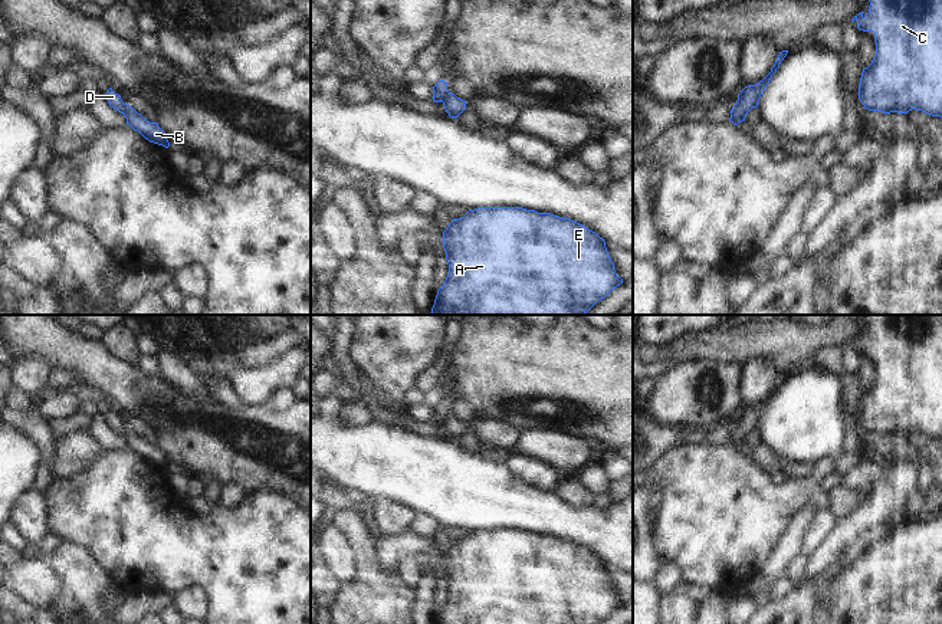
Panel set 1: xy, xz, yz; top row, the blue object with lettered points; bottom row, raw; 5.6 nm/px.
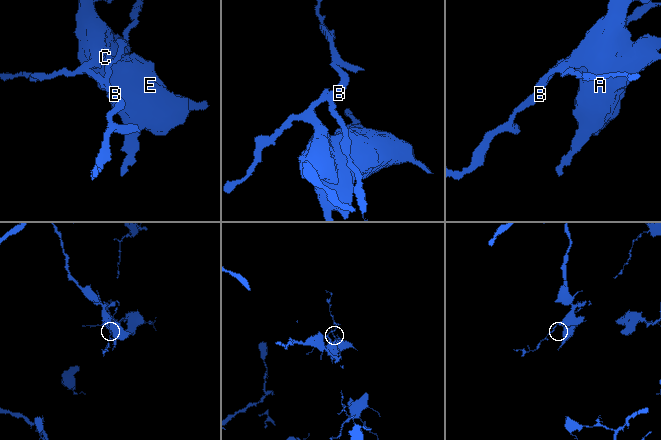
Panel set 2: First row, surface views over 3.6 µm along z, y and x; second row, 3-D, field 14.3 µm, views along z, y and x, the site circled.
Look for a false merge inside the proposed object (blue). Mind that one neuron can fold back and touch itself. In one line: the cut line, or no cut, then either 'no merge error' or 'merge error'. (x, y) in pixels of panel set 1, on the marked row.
cut xz (449, 92), (442, 101); merge error

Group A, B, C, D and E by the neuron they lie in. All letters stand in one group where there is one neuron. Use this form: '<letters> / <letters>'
A C D E / B

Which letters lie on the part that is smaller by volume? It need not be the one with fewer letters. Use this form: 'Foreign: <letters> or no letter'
Foreign: B

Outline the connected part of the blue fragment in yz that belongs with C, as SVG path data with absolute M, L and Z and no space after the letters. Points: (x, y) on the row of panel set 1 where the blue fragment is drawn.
M869 0L869 13L851 19L857 29L873 32L876 55L863 69L859 99L869 111L907 114L912 109L942 118L942 0Z

